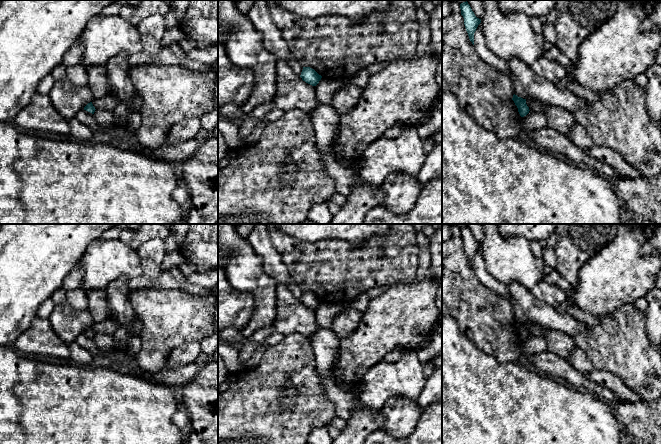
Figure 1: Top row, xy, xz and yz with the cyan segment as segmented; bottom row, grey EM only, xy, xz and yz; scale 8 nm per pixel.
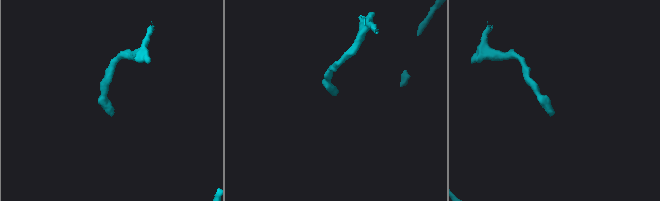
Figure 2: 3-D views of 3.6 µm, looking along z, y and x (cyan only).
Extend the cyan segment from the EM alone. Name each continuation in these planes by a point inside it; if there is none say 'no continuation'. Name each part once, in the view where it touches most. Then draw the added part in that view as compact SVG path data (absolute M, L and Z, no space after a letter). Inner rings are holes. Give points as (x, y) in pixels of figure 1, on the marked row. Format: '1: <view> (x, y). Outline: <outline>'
no continuation

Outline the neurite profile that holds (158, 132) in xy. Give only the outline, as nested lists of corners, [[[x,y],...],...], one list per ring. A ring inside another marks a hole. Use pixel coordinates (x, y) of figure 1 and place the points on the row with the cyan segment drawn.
[[[137,65],[129,69],[129,78],[142,99],[142,125],[135,132],[137,141],[149,149],[161,147],[169,130],[178,122],[200,118],[214,109],[215,69],[190,70],[183,65]]]

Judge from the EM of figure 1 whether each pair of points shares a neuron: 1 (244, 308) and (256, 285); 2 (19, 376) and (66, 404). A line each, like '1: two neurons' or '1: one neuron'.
1: two neurons
2: one neuron

